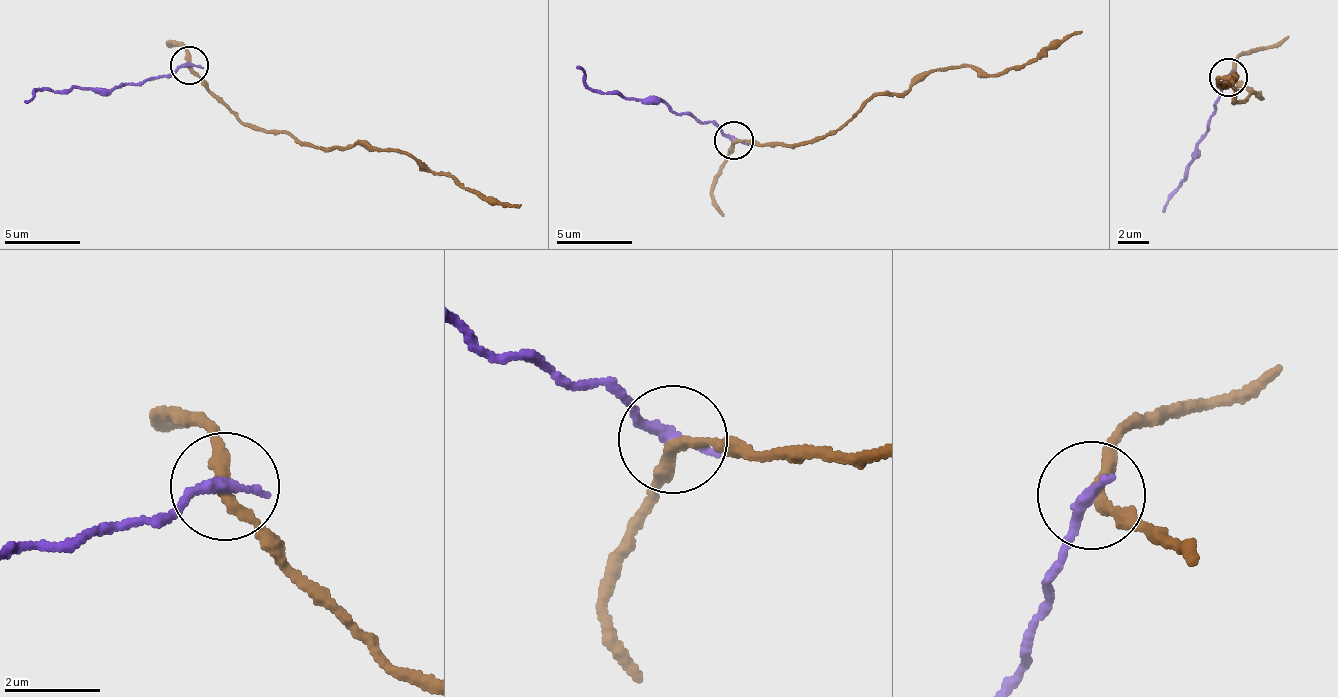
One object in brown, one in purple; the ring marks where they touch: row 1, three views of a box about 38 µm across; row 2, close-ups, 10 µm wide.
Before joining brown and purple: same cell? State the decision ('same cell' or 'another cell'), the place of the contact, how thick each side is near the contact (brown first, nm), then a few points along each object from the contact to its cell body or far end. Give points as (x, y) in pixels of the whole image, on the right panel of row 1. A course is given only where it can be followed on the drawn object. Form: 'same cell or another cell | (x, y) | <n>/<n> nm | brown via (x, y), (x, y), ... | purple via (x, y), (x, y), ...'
another cell | (1228, 77) | 240/280 nm | brown via (1228, 74), (1262, 98), (1255, 91), (1234, 102), (1239, 91), (1217, 83), (1237, 70), (1217, 80) | purple via (1228, 77), (1182, 186), (1163, 213)

